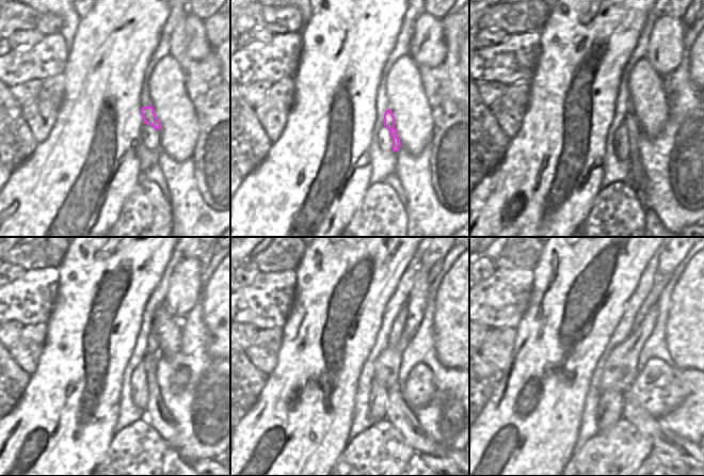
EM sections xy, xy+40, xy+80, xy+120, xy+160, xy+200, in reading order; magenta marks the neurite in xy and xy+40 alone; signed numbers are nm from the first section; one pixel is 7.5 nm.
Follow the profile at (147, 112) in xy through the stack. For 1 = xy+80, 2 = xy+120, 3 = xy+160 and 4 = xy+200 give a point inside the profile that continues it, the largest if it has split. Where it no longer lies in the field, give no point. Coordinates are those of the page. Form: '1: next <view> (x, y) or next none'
1: next xy+80 (637, 176)
2: next xy+120 (158, 415)
3: next xy+160 (397, 413)
4: next xy+200 (662, 440)

